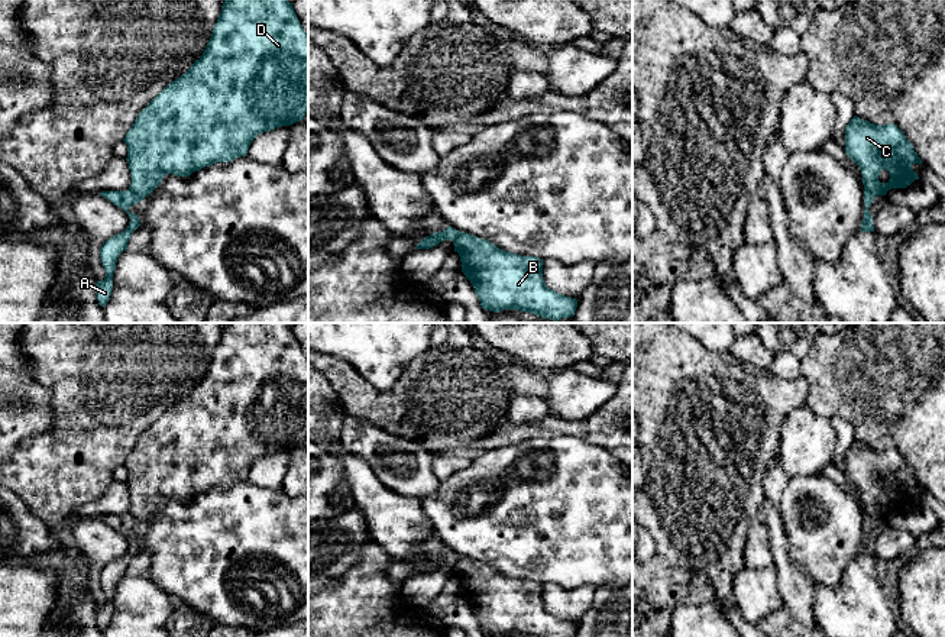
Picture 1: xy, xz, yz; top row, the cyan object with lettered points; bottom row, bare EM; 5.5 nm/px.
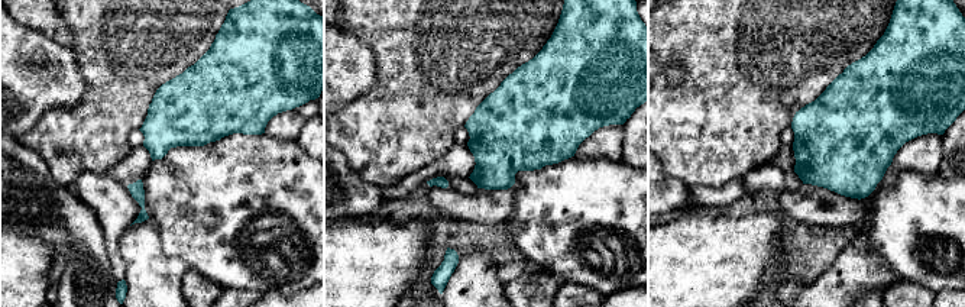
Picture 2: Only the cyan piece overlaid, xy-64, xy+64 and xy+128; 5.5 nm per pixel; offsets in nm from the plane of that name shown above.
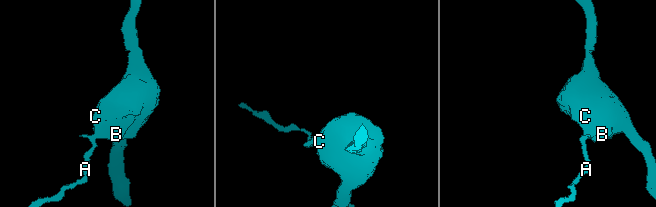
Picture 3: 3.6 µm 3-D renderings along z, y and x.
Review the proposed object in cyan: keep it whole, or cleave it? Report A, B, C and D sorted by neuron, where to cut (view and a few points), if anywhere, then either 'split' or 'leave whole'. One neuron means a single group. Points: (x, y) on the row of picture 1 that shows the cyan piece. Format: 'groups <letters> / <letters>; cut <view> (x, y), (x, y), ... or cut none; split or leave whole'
groups A / B C D; cut xy (128, 190), (138, 201); split

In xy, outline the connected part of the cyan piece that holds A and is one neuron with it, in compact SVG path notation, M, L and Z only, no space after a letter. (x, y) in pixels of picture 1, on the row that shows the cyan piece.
M103 191L100 195L109 198L114 206L123 208L130 217L127 229L106 240L100 249L100 259L106 271L106 278L103 281L97 281L96 290L98 304L104 307L109 303L113 291L113 274L117 258L123 250L127 249L130 236L140 226L140 220L137 214L129 211L132 206L139 203L132 191Z

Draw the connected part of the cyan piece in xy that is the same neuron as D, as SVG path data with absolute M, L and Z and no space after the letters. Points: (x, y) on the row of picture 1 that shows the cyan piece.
M224 0L221 13L213 29L211 38L203 55L179 78L166 85L136 117L123 142L127 145L127 164L132 174L129 191L137 201L148 197L168 174L177 177L190 177L192 172L217 162L229 162L246 156L252 140L263 132L274 130L279 126L291 126L304 120L308 111L308 33L302 29L292 3L288 0Z

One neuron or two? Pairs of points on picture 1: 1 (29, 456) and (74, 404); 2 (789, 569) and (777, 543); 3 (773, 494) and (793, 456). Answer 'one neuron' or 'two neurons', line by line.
1: one neuron
2: one neuron
3: two neurons

